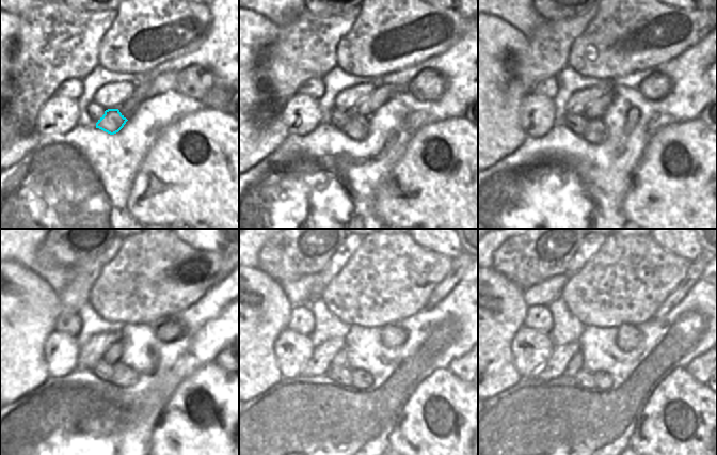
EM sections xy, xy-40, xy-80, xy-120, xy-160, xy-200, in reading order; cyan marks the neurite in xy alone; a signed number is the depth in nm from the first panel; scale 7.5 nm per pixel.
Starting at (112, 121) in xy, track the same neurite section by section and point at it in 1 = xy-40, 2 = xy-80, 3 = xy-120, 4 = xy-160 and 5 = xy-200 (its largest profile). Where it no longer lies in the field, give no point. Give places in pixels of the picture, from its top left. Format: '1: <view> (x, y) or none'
1: xy-40 (355, 127)
2: xy-80 (596, 132)
3: xy-120 (123, 376)
4: xy-160 (361, 379)
5: xy-200 (603, 380)

